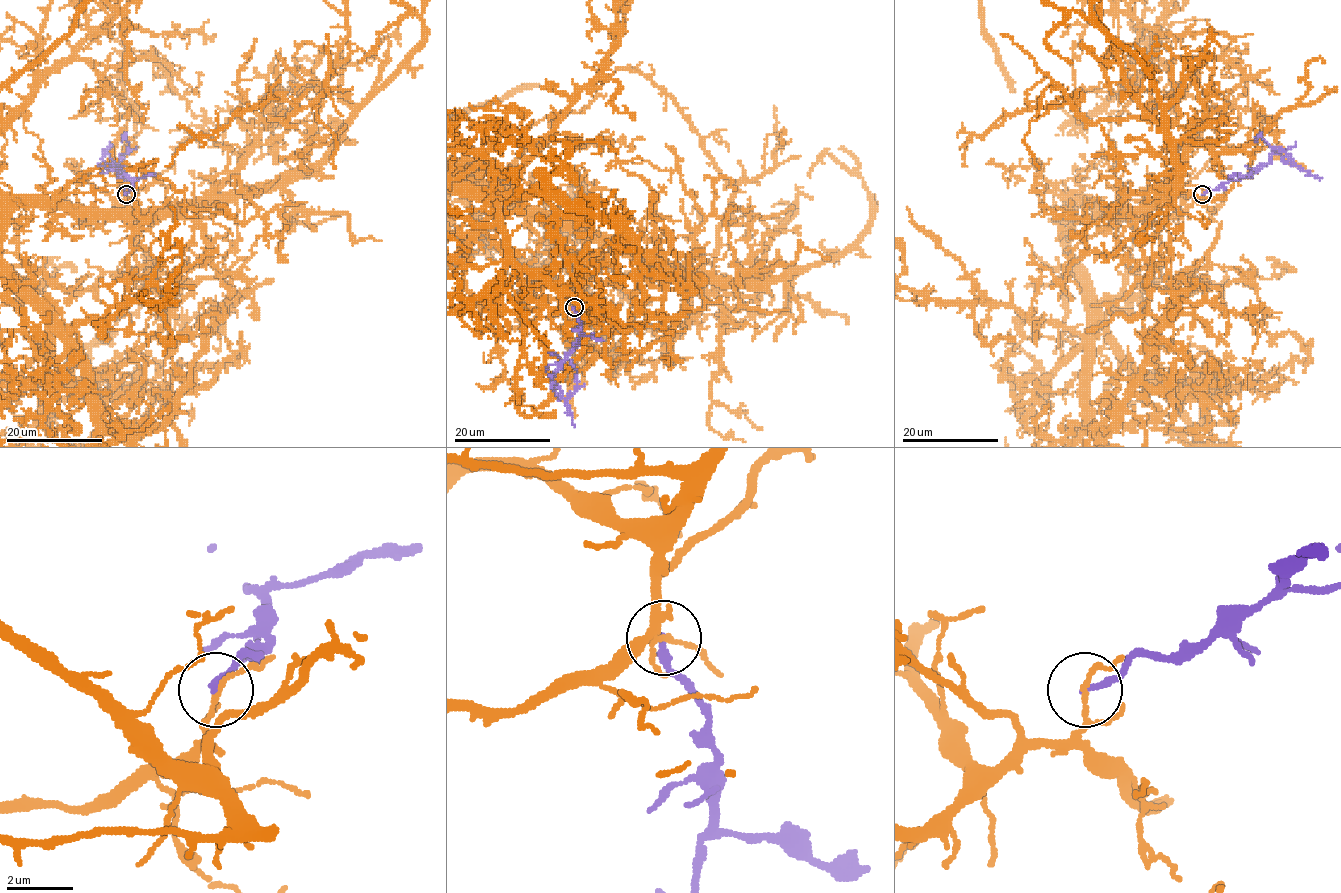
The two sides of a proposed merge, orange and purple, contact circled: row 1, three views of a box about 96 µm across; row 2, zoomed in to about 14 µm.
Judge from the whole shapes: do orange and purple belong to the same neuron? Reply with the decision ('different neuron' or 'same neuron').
different neuron

